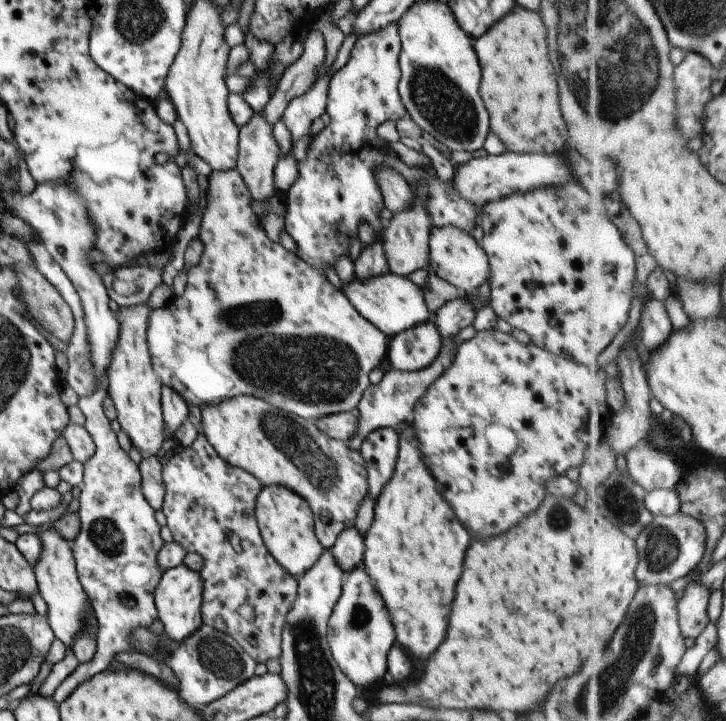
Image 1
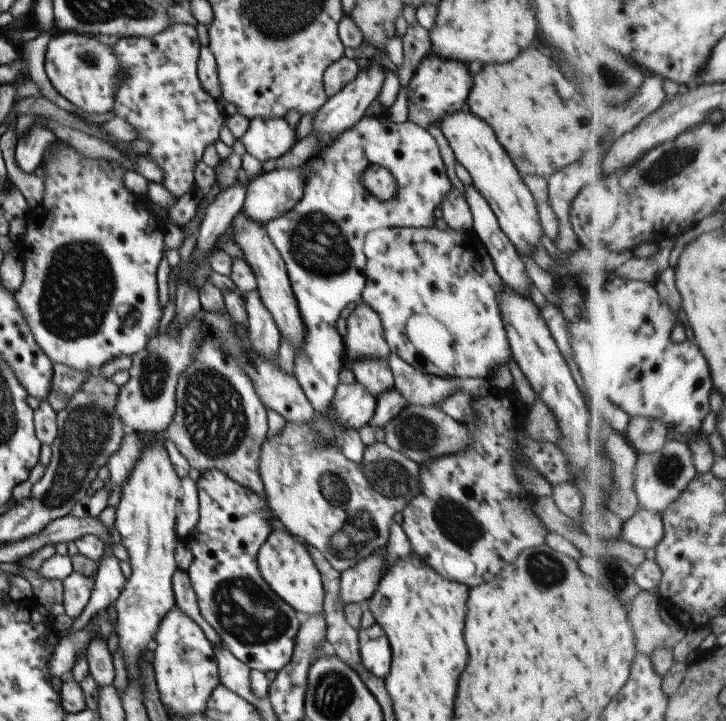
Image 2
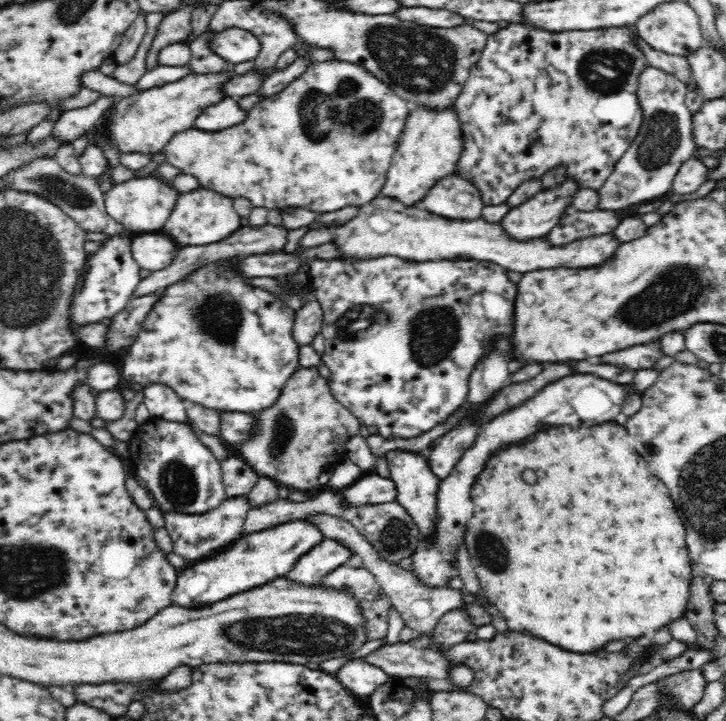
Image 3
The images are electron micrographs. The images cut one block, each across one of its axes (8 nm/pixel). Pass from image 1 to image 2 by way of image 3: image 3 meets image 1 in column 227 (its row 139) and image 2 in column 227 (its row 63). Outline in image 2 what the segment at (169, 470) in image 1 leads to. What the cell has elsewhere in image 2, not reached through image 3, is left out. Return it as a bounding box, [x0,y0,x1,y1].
[183,469,301,674]

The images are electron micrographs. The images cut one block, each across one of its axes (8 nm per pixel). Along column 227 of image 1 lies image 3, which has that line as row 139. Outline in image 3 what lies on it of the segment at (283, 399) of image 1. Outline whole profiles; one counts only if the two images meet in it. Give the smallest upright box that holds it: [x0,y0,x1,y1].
[162,60,410,213]

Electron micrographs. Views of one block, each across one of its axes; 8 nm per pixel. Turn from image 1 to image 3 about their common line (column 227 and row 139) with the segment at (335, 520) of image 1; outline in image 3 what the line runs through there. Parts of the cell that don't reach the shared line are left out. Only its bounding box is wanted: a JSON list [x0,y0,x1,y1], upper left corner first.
[382,103,463,205]

